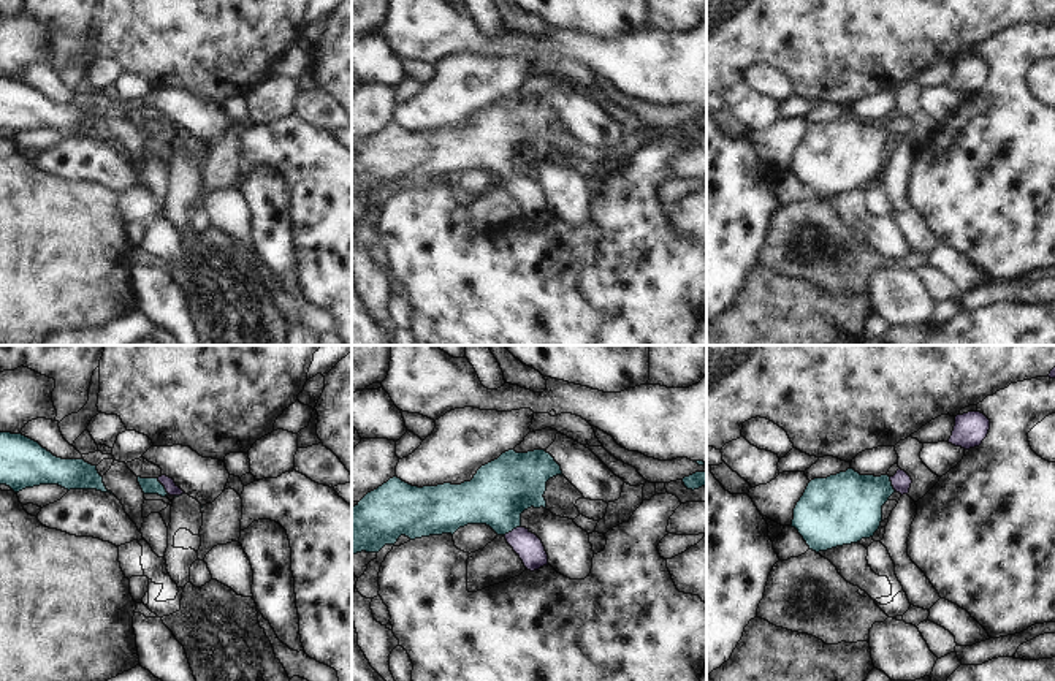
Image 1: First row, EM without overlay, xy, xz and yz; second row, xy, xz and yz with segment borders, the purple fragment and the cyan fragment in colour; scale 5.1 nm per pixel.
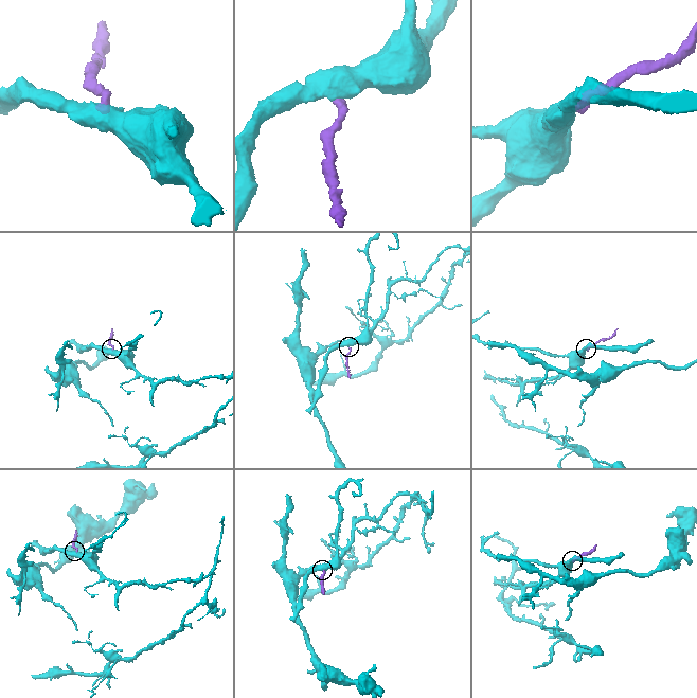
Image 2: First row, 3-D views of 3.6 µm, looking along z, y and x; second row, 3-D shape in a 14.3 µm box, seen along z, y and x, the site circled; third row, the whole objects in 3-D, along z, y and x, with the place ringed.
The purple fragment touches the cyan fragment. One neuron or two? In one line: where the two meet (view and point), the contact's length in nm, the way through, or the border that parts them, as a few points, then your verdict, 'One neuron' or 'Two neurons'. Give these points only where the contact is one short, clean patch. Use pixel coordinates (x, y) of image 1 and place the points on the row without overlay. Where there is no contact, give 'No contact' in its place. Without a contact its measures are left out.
Touches purple at xz (514, 175). Shared border 110 nm. Path across: xz (529, 194), (514, 175), (501, 155), (501, 135). One neuron

